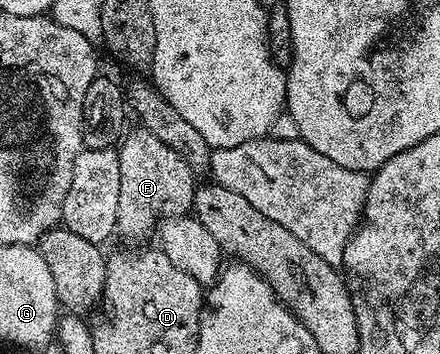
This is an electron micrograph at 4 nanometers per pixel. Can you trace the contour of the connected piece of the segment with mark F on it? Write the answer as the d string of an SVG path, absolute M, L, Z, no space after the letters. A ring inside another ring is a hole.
M135 127L118 146L121 159L121 200L117 202L115 233L127 241L143 241L154 234L157 223L168 217L185 217L192 212L197 188L196 172L173 151L165 147L148 129Z

